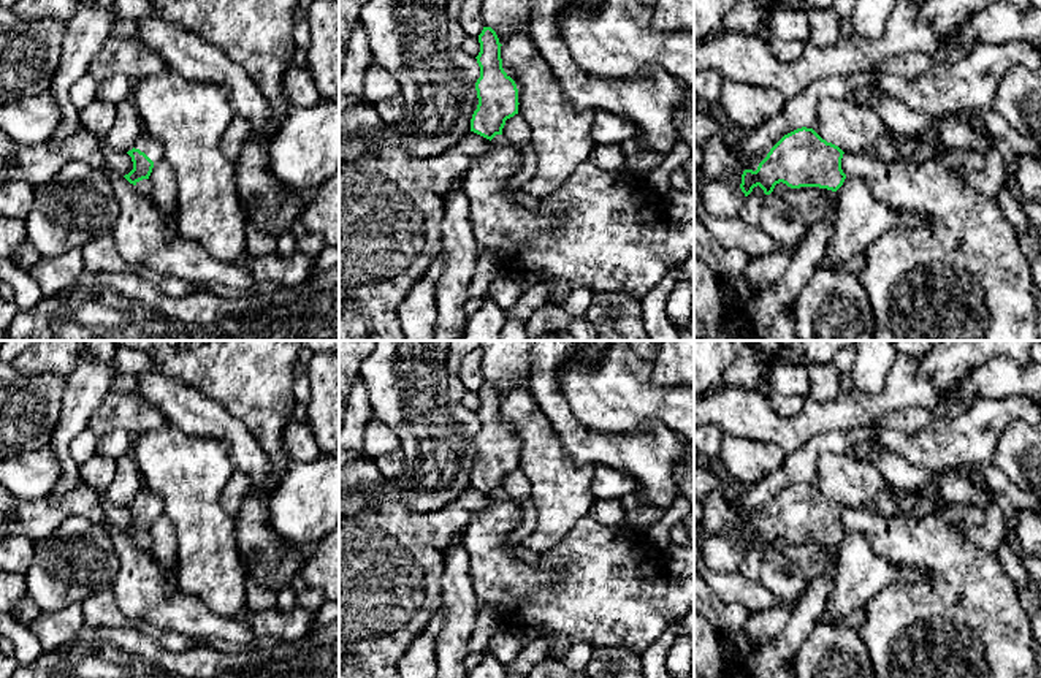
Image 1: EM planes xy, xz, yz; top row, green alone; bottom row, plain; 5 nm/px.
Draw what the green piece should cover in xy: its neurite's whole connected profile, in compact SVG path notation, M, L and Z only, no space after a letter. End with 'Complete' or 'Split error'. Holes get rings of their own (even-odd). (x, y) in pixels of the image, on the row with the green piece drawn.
M143 131L127 154L132 157L133 170L124 177L136 185L139 181L149 179L154 165L163 158L163 146L152 135Z. Split error

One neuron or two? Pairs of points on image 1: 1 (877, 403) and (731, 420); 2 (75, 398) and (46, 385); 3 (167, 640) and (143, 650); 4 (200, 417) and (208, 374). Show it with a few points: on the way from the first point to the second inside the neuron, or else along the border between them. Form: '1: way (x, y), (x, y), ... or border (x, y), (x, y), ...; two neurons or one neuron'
1: way (840, 414), (816, 417), (805, 426), (767, 426); one neuron
2: border (65, 377), (62, 414), (54, 430); two neurons
3: border (125, 628), (135, 628), (173, 651), (197, 648); two neurons
4: border (171, 376), (217, 399), (235, 415); two neurons

